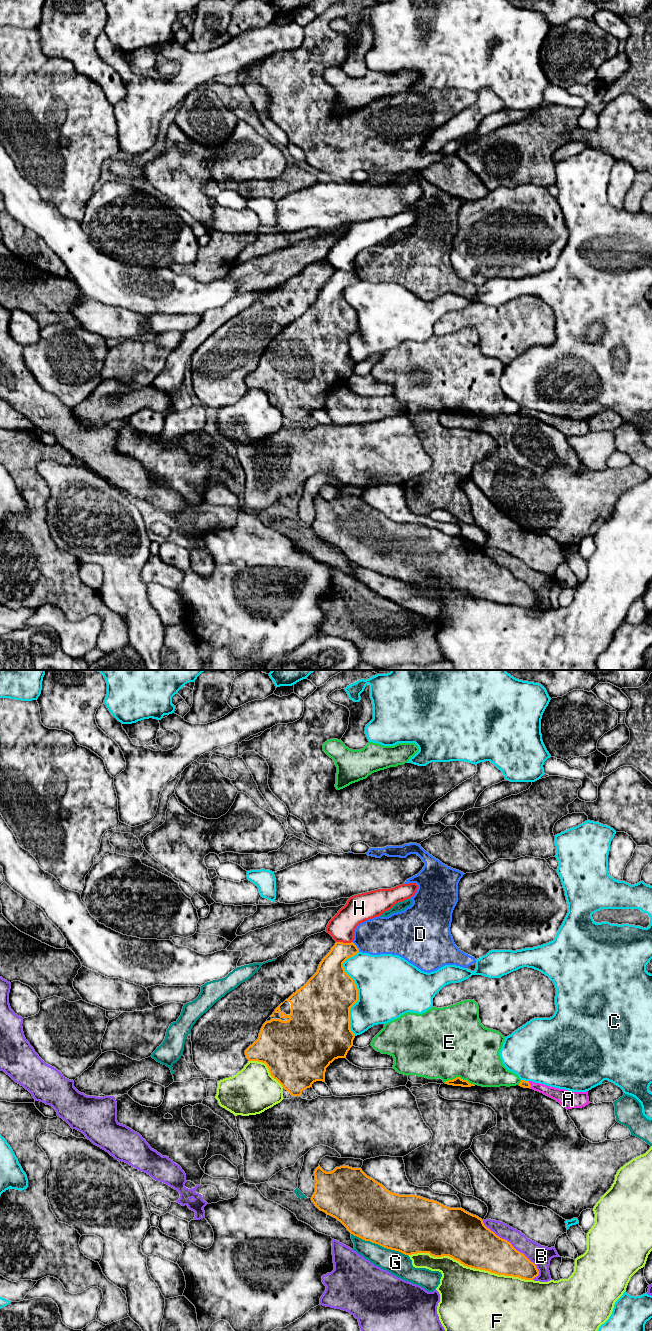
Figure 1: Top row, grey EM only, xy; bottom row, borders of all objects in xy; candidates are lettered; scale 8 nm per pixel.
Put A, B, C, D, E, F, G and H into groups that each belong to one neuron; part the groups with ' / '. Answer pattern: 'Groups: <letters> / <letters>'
Groups: A / B / C / D / E / F / G / H

